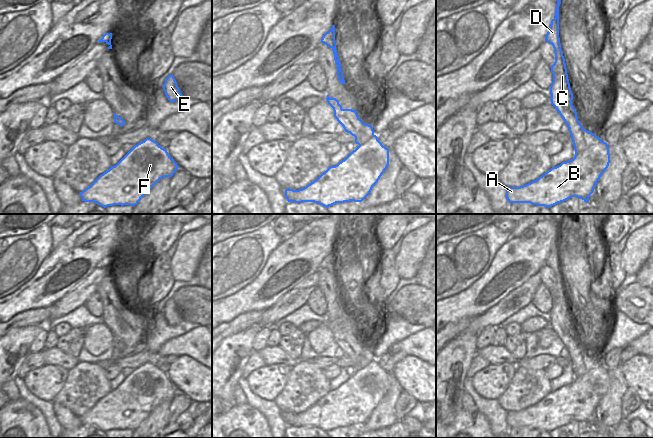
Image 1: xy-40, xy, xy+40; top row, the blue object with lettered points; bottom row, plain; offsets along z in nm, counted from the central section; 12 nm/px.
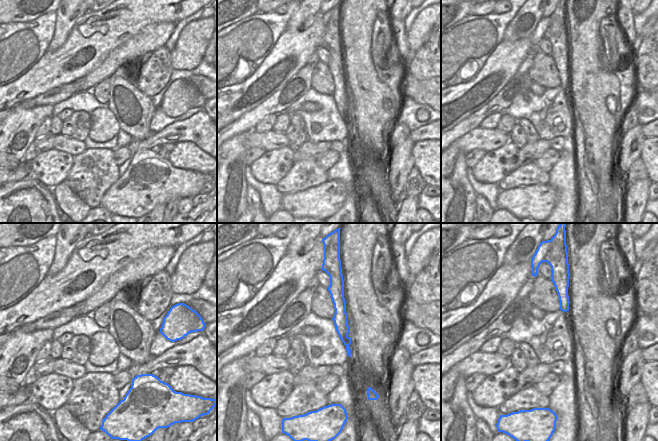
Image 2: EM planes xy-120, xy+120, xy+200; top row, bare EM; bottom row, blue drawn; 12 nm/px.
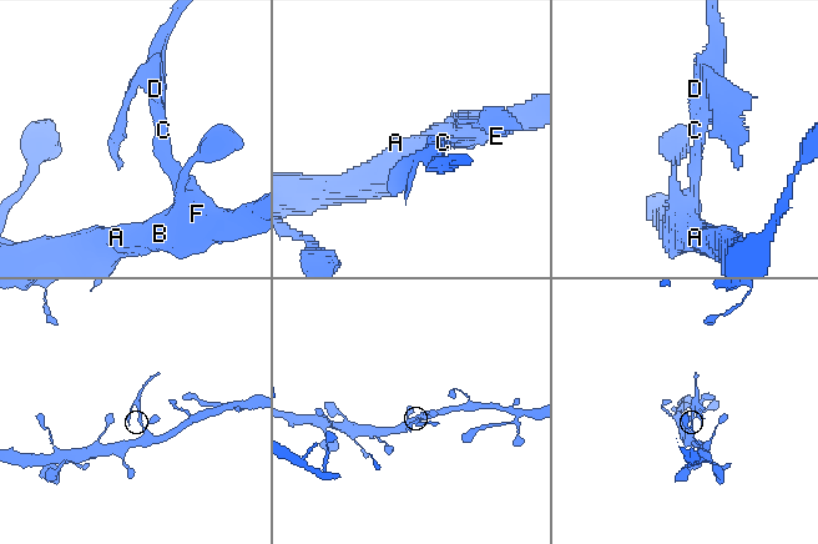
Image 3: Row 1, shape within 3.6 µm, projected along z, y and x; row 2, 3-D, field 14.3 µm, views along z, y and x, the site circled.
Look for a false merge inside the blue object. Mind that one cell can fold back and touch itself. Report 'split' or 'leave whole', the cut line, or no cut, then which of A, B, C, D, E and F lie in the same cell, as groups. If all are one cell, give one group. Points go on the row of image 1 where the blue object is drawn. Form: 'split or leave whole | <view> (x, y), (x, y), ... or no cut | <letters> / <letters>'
split | xy+40 (559, 111), (576, 113) | A B E F / C D

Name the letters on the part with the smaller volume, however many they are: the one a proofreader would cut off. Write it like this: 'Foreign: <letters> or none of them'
Foreign: C, D

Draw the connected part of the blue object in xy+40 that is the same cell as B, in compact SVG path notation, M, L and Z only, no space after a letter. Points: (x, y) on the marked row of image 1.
M563 111L559 114L569 128L574 158L552 167L526 185L508 187L506 198L509 203L530 203L549 208L572 197L589 202L597 182L609 166L609 146L583 128L577 113Z

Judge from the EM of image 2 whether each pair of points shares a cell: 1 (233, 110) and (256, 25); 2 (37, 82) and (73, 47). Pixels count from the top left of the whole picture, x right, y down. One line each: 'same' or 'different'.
1: different
2: same

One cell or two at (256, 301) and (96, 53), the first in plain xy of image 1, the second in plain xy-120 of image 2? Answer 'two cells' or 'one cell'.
one cell

